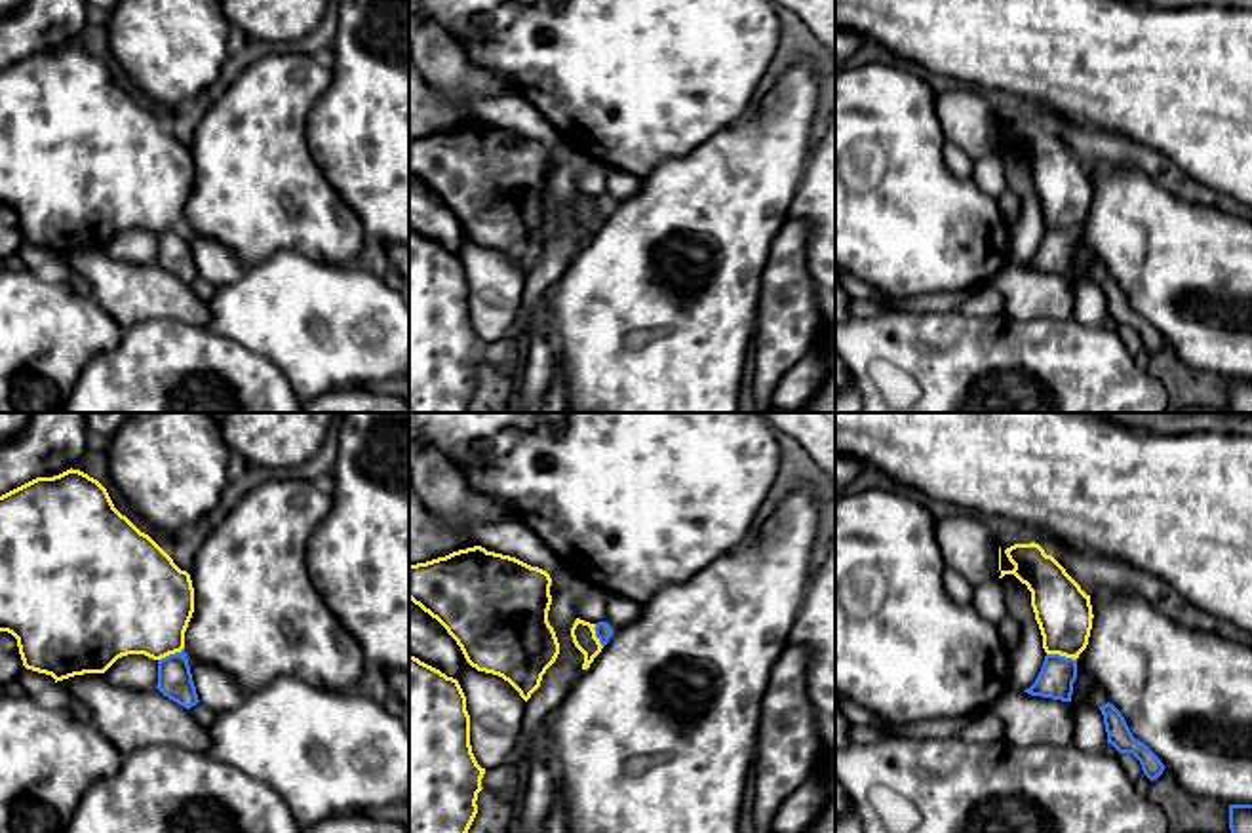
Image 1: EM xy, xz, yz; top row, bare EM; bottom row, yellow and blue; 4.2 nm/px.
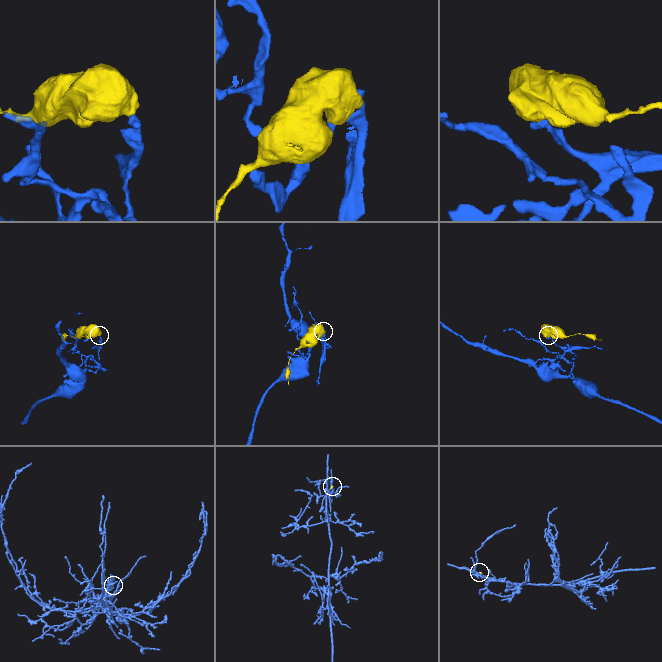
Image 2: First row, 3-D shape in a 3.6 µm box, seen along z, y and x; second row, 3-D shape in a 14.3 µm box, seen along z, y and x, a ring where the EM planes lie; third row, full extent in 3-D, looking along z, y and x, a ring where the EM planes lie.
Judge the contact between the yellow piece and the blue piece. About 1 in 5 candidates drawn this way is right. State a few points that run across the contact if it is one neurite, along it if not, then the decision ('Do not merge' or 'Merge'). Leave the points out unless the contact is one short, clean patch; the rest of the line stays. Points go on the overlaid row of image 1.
Line: yz (1047, 653), (1058, 653), (1075, 660). Do not merge

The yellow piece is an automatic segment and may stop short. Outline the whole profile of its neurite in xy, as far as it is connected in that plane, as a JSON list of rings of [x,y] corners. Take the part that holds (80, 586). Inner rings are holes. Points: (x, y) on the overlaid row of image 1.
[[[70,468],[0,496],[0,631],[17,639],[27,669],[51,675],[57,683],[74,675],[105,673],[127,654],[162,660],[185,649],[192,612],[190,574],[114,508],[97,479]]]

